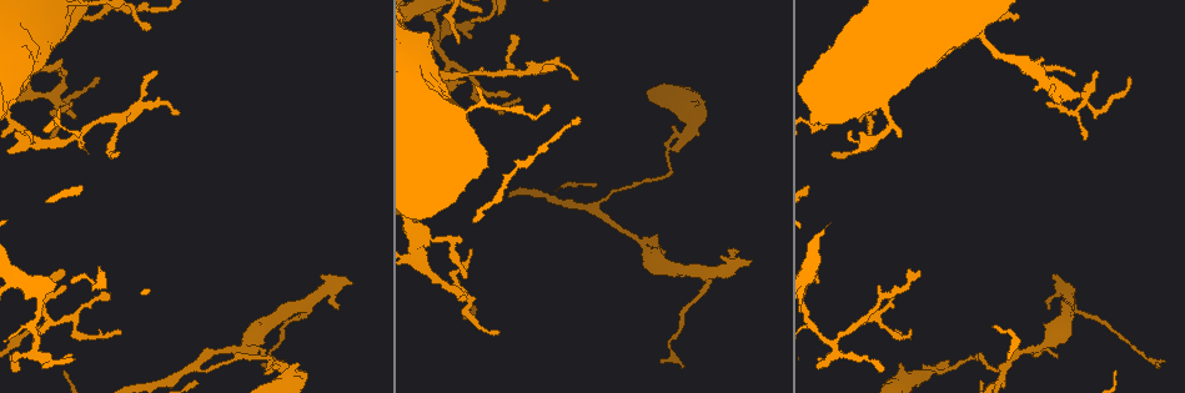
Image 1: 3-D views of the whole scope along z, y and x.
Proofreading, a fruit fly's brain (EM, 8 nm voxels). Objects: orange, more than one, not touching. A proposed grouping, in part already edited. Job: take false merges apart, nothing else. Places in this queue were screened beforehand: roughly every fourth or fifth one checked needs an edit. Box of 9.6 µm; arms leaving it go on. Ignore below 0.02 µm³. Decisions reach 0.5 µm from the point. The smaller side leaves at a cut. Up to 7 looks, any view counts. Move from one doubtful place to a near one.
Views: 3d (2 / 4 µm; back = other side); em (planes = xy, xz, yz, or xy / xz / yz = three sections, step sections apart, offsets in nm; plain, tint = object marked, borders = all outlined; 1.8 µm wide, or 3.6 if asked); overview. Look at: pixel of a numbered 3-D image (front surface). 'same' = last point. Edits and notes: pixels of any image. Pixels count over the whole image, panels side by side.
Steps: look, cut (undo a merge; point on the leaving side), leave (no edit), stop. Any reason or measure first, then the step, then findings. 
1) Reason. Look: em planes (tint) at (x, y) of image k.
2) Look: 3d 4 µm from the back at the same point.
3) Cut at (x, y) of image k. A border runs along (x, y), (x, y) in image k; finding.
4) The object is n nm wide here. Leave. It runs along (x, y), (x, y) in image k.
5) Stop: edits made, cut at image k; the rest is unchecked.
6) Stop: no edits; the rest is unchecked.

Two arms in line, one across. Look: 3d 2 µm at (1072, 95) of image 1.

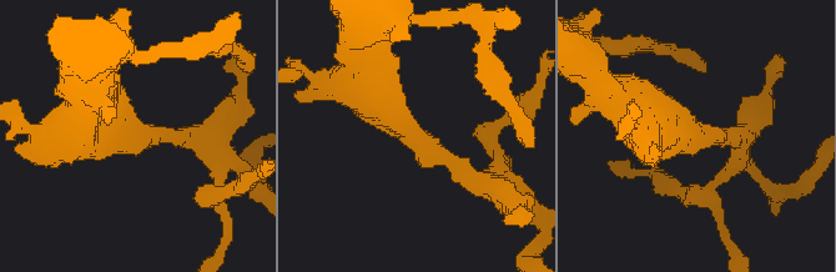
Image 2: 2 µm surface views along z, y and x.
3 arms meet here; the arms are 180, 260, 320 nm wide. Look: em 3.6 µm xy step 8 (tint) at (414, 131) of image 2.

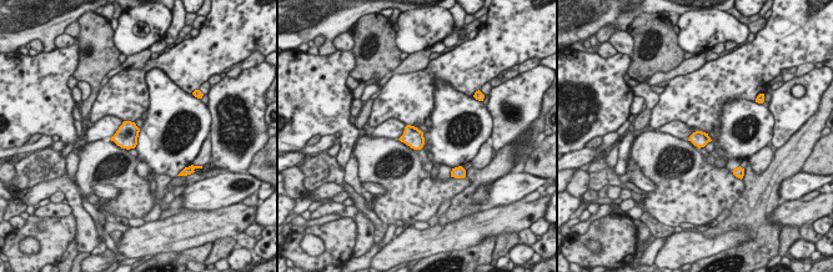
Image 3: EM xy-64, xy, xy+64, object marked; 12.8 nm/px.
Another direction. Look: em 3.6 µm planes (tint) at the same point.

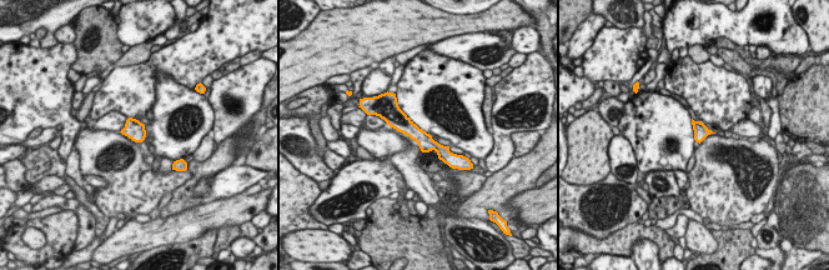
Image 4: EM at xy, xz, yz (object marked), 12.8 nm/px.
The object is 190 nm wide here. Leave. It runs along (391, 109), (427, 144), (446, 154) in image 4; continuous, no second neuron.

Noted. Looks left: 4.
Sharp bend. Look: em xy step 16 (plain) at (195, 365) of image 1.

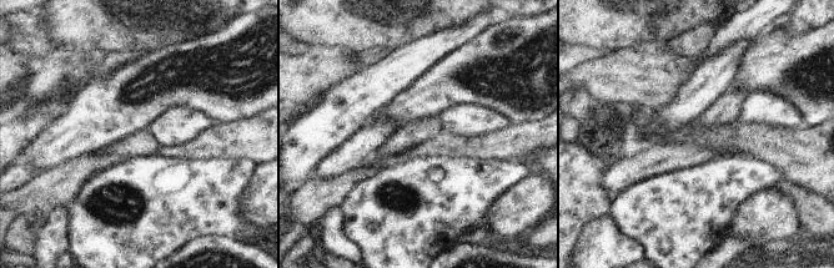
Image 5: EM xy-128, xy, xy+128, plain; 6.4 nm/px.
See the neighbours. Look: em xy step 16 (borders) at the same point.

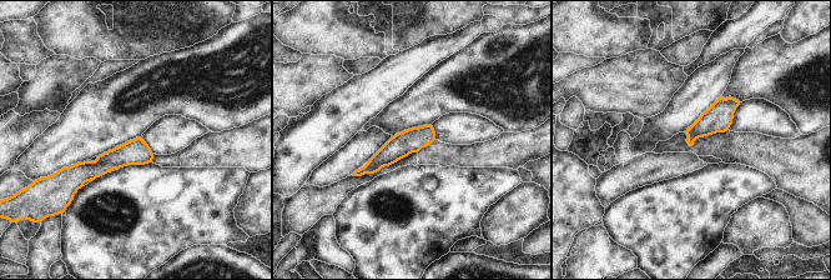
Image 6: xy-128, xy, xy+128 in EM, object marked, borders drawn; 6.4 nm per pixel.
Leave. It runs along (429, 129), (358, 173) in image 6; continuous, no second neuron.

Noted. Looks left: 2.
Arms part here. Look: em planes (tint) at (37, 341) of image 1.

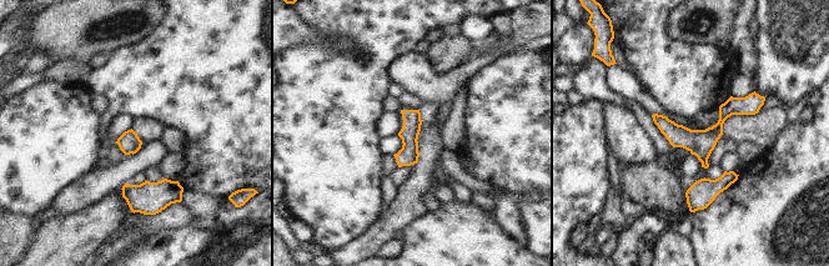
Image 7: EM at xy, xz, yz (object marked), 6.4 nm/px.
Leave. All the same neuron.

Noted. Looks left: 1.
Stop: no edits; the rest is unchecked.

